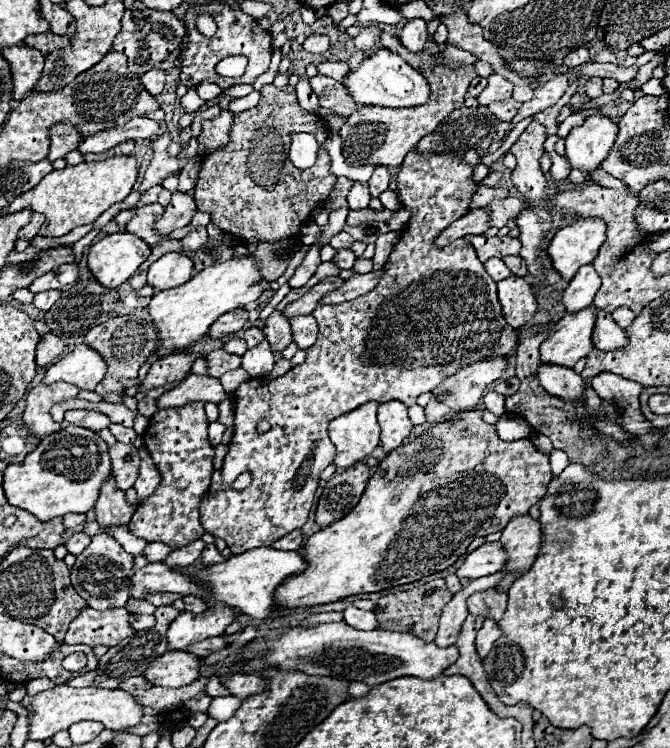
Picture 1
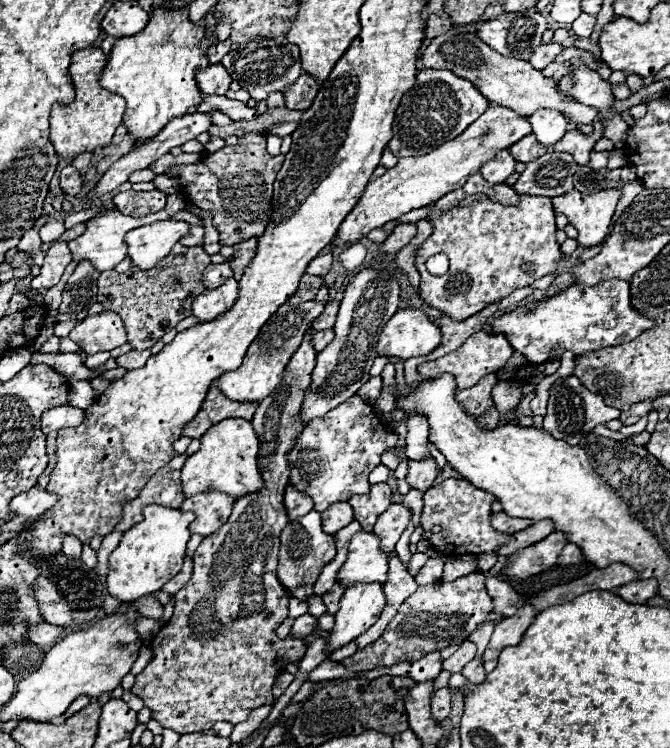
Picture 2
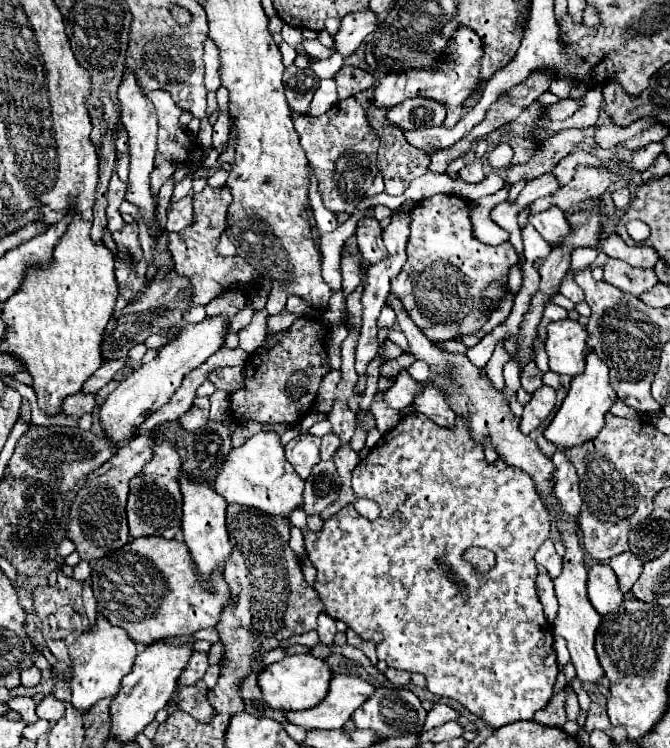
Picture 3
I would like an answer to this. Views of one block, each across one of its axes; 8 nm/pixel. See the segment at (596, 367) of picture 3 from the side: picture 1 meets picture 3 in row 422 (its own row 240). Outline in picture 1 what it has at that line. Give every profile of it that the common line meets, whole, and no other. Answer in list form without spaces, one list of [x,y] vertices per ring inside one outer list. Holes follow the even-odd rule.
[[[582,218],[560,228],[548,244],[548,256],[554,270],[564,280],[572,280],[580,266],[586,266],[596,258],[604,238],[606,228],[602,220]]]

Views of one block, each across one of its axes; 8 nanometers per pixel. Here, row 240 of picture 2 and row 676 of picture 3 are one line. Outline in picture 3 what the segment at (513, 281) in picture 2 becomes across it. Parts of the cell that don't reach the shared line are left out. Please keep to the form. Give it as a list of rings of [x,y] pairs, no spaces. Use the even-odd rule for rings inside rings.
[[[406,414],[400,418],[400,422],[388,434],[384,434],[376,442],[374,448],[370,448],[370,454],[366,458],[362,458],[358,462],[358,466],[352,470],[352,490],[354,490],[356,498],[370,498],[370,500],[378,502],[378,506],[382,508],[380,518],[370,522],[370,520],[362,518],[354,510],[352,504],[346,504],[338,514],[324,520],[320,532],[312,532],[312,530],[304,532],[304,546],[306,546],[308,558],[318,572],[312,588],[316,590],[318,598],[324,604],[322,612],[334,620],[342,620],[348,628],[352,628],[364,640],[372,640],[374,634],[382,634],[382,642],[376,644],[376,652],[378,652],[380,660],[384,660],[392,668],[406,670],[406,672],[418,672],[418,674],[426,676],[426,688],[432,694],[460,702],[466,710],[470,710],[480,720],[484,720],[492,730],[512,724],[512,722],[518,722],[518,720],[532,720],[534,714],[550,702],[552,688],[554,688],[556,676],[558,676],[558,660],[556,660],[556,652],[552,648],[552,644],[554,644],[552,626],[548,624],[548,620],[542,612],[542,604],[536,594],[534,580],[538,576],[538,570],[536,570],[536,562],[532,558],[534,552],[538,550],[538,546],[548,538],[550,514],[544,508],[540,496],[536,494],[536,486],[534,486],[532,478],[524,476],[524,472],[518,468],[506,466],[500,460],[494,466],[488,466],[484,460],[484,448],[478,442],[474,442],[474,438],[470,436],[470,430],[466,428],[462,418],[458,418],[458,422],[452,428],[444,428],[444,426],[434,424],[426,416]],[[394,512],[398,512],[400,518],[392,518]],[[472,546],[482,546],[496,554],[496,564],[490,572],[480,574],[472,568],[472,564],[468,564],[464,560],[464,552]]]

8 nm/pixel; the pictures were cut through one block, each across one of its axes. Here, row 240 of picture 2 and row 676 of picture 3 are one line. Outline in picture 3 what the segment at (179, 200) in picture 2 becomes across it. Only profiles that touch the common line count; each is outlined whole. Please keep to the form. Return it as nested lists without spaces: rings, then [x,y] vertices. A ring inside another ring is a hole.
[[[98,614],[96,624],[80,634],[76,642],[68,648],[68,656],[72,660],[72,676],[70,676],[70,686],[72,686],[72,704],[74,708],[86,712],[92,708],[100,698],[116,696],[120,690],[122,678],[132,670],[134,658],[136,658],[136,644],[134,640],[122,630],[112,626],[102,614]]]

